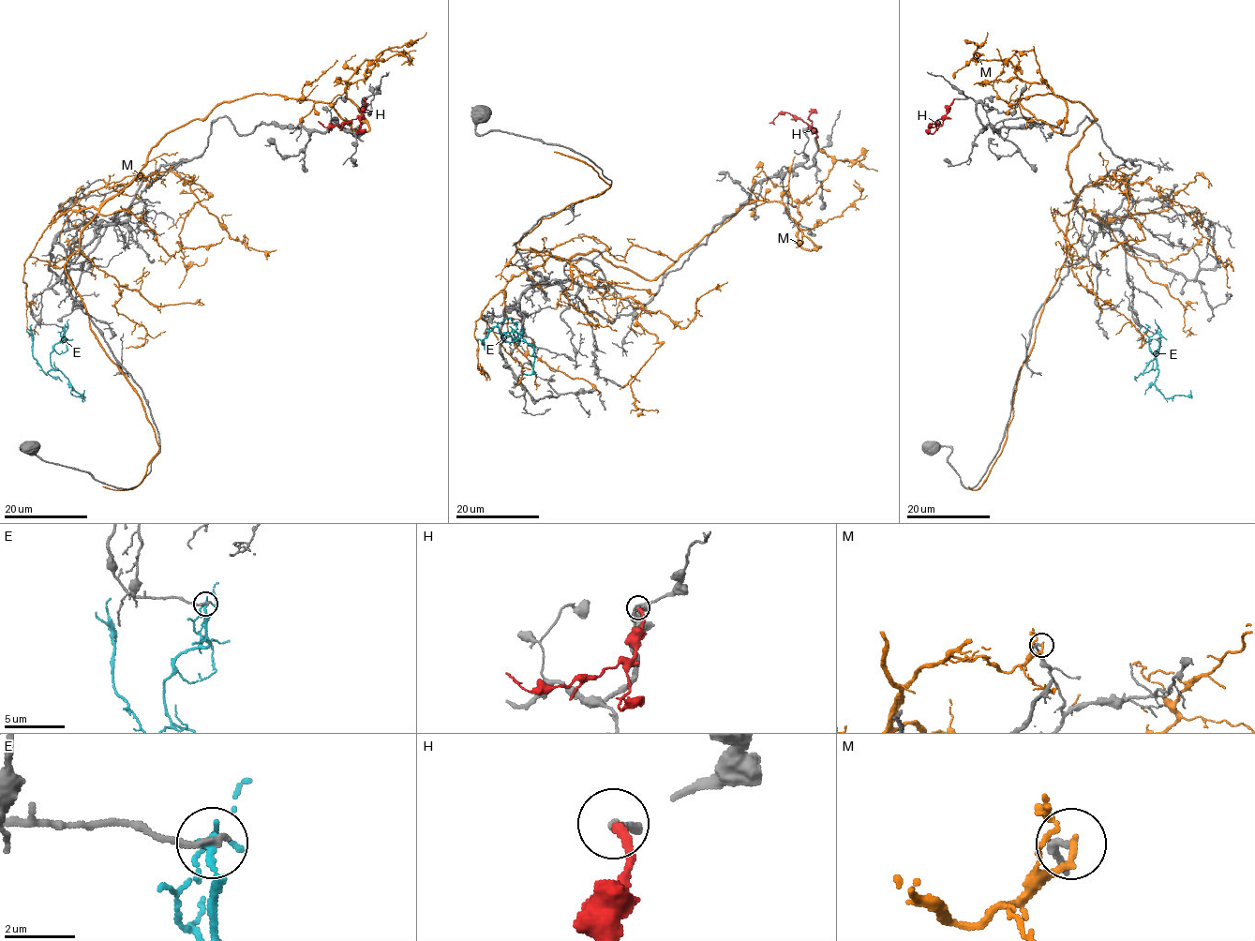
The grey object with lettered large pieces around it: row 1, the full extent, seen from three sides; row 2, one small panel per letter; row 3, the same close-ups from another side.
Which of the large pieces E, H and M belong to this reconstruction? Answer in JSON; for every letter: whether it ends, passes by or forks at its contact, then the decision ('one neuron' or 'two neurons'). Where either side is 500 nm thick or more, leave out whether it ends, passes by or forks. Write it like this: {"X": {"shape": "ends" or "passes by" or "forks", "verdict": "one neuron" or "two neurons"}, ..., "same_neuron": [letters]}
{"E": {"shape": "passes by", "verdict": "two neurons"}, "H": {"shape": "ends", "verdict": "one neuron"}, "M": {"shape": "ends", "verdict": "two neurons"}, "same_neuron": ["H"]}

